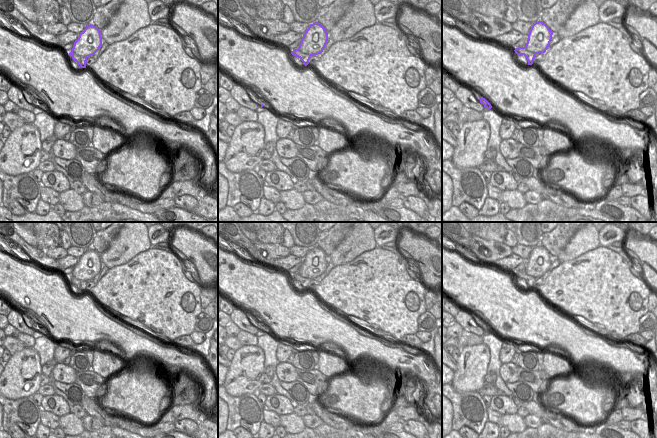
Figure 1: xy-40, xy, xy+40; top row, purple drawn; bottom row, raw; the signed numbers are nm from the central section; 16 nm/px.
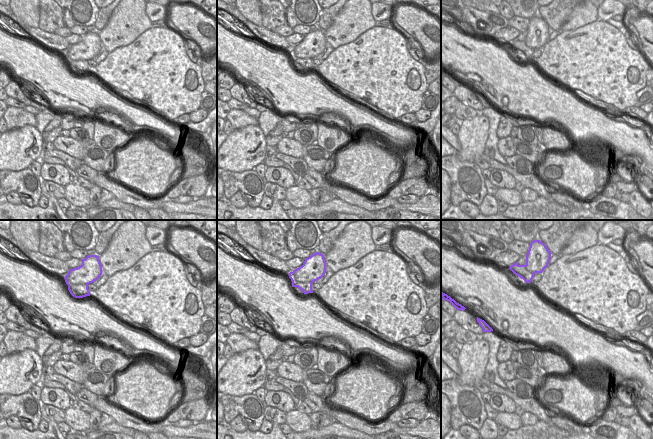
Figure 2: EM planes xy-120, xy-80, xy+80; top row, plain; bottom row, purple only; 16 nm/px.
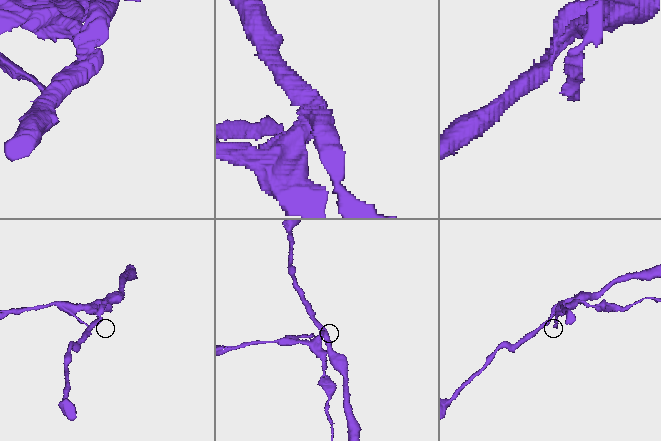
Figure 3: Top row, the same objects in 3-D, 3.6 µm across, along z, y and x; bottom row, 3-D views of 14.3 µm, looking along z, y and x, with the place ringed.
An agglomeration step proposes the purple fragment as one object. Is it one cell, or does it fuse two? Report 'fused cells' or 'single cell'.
fused cells

